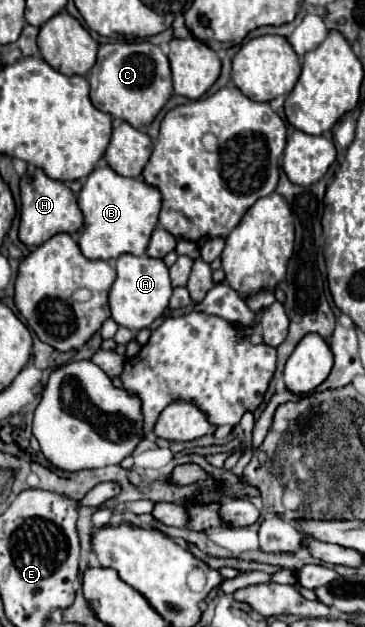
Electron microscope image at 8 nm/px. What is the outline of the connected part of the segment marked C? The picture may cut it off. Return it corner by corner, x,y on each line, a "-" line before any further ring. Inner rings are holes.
147,40
107,42
99,46
97,62
89,70
87,80
91,84
91,102
97,110
121,118
139,130
145,130
153,122
173,94
169,60
159,46

